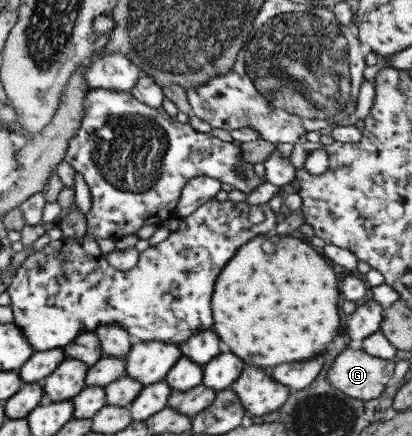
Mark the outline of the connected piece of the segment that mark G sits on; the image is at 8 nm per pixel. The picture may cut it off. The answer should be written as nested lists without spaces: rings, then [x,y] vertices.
[[[345,348],[335,356],[327,371],[327,382],[342,394],[371,400],[382,394],[391,380],[394,360],[368,356],[362,349]]]

